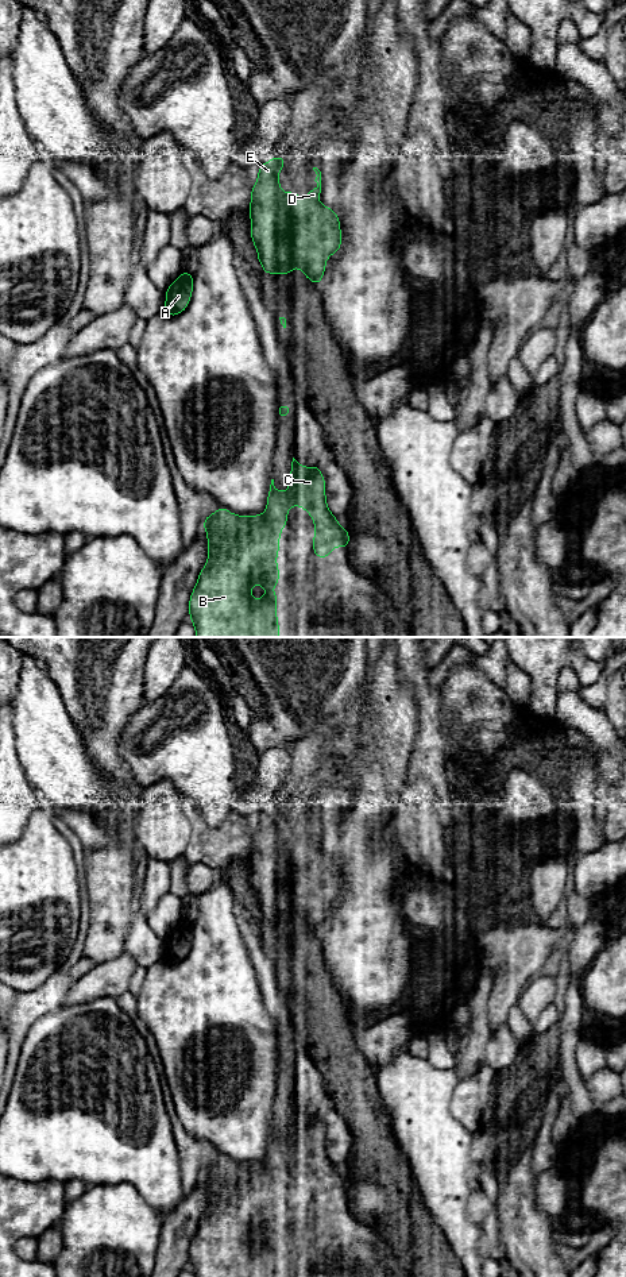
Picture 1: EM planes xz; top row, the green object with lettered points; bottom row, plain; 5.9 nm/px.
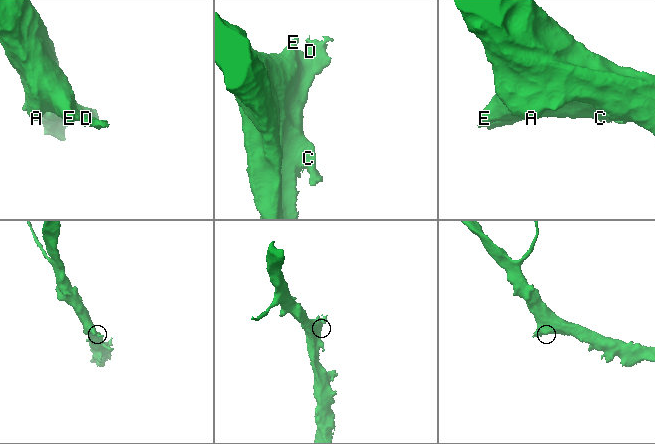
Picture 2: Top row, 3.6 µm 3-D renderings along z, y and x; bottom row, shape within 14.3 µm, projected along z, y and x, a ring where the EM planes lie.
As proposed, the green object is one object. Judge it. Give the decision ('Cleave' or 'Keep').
Keep

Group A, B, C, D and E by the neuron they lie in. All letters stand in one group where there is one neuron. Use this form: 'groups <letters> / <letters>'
groups A B C D E

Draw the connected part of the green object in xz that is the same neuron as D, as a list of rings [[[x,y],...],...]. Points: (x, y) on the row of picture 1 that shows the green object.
[[[275,157],[260,165],[251,192],[251,238],[258,248],[258,261],[264,273],[291,274],[294,266],[320,285],[326,262],[341,246],[340,221],[333,209],[318,200],[321,171],[316,171],[317,186],[305,193],[301,204],[297,192],[283,193],[277,175],[286,158]]]

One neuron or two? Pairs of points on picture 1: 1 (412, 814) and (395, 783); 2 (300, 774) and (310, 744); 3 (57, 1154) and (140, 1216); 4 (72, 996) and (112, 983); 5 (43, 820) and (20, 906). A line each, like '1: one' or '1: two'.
1: two
2: one
3: two
4: one
5: one

